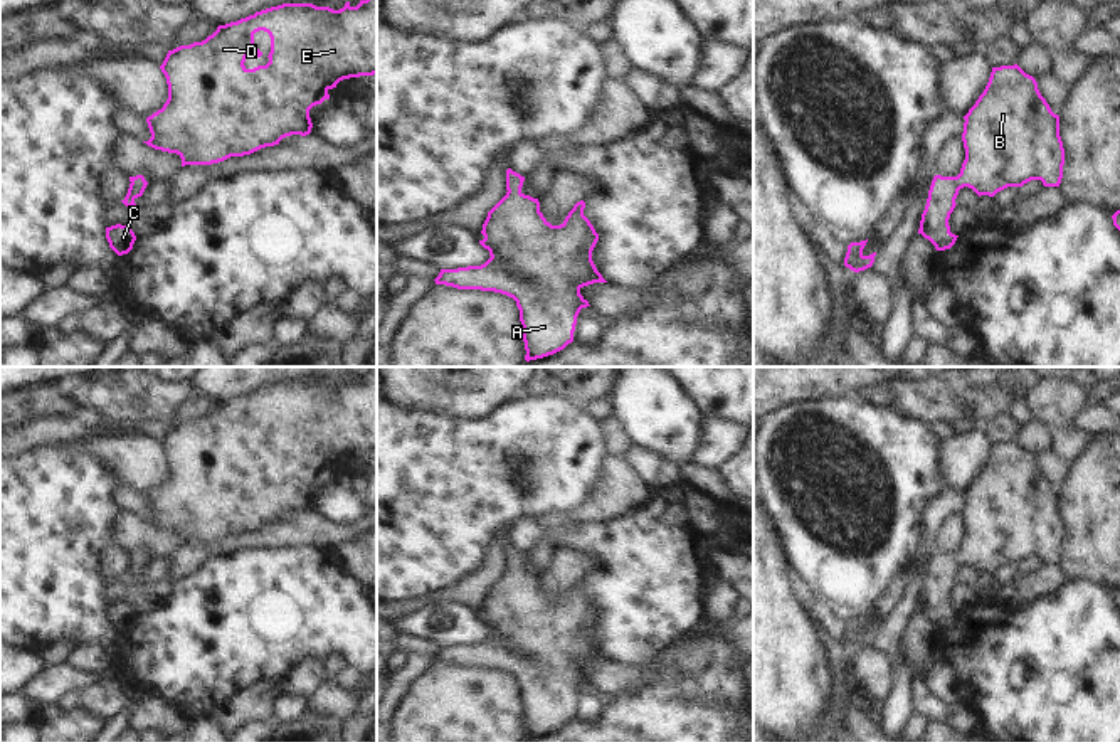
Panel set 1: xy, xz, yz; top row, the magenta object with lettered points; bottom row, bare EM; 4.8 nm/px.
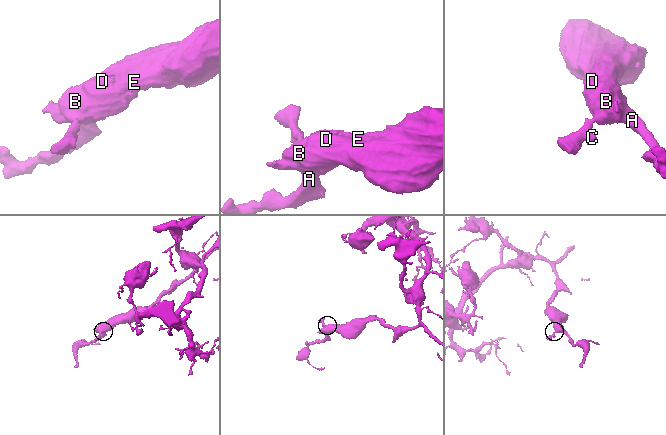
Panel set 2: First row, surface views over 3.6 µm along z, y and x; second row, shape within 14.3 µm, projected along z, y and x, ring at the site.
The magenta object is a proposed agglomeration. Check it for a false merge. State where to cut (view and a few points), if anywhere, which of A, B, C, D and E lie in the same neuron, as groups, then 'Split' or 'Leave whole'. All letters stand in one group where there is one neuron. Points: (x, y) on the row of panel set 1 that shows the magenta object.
No split. Groups: A B C D E. Leave whole.

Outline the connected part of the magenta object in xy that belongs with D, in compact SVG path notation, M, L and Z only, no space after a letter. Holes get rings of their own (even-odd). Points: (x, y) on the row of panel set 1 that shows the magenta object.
M360 0L357 7L351 7L350 2L343 8L333 10L330 7L316 7L313 3L283 3L271 7L237 22L219 25L217 30L202 42L193 42L190 45L180 45L173 50L168 50L163 64L160 66L161 72L166 77L168 84L168 99L161 109L146 118L151 138L146 143L148 146L168 153L177 153L182 158L182 167L185 165L212 165L224 162L230 156L251 155L261 148L279 145L279 141L291 135L306 136L311 133L313 123L309 118L309 109L316 104L321 104L325 99L330 99L328 91L336 87L343 79L373 76L377 74L377 0ZM264 30L271 37L271 52L269 62L266 66L257 66L247 69L244 66L247 57L261 57L262 52L254 47L254 34Z

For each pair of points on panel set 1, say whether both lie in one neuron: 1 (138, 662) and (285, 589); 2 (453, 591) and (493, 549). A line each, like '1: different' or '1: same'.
1: same
2: same

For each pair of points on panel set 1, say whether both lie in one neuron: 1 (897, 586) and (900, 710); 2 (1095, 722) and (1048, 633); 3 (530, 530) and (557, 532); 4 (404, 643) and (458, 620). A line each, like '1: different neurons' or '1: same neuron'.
1: different neurons
2: same neuron
3: same neuron
4: different neurons

